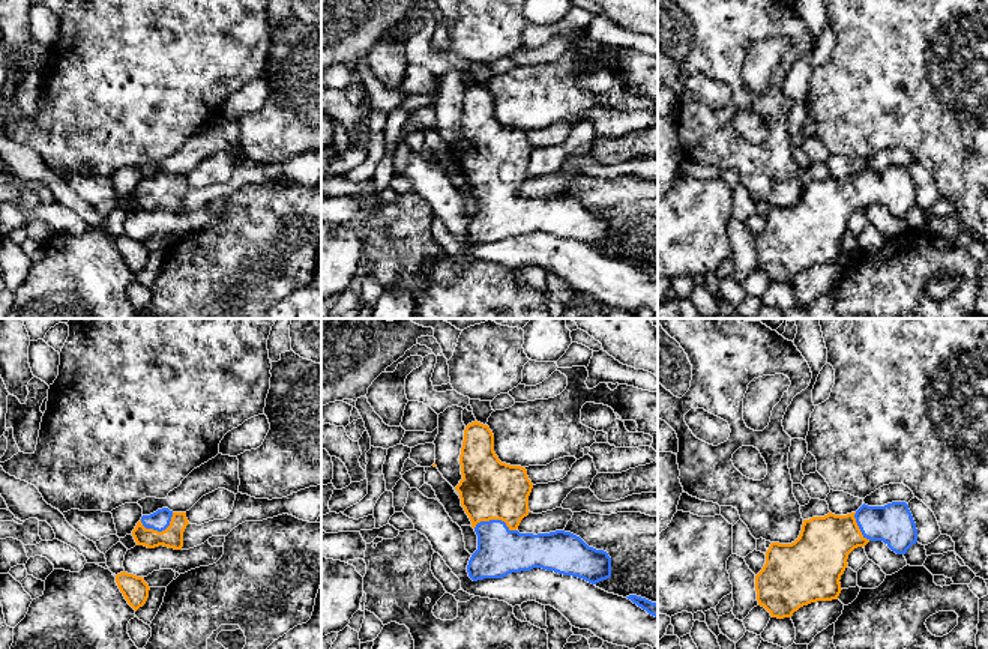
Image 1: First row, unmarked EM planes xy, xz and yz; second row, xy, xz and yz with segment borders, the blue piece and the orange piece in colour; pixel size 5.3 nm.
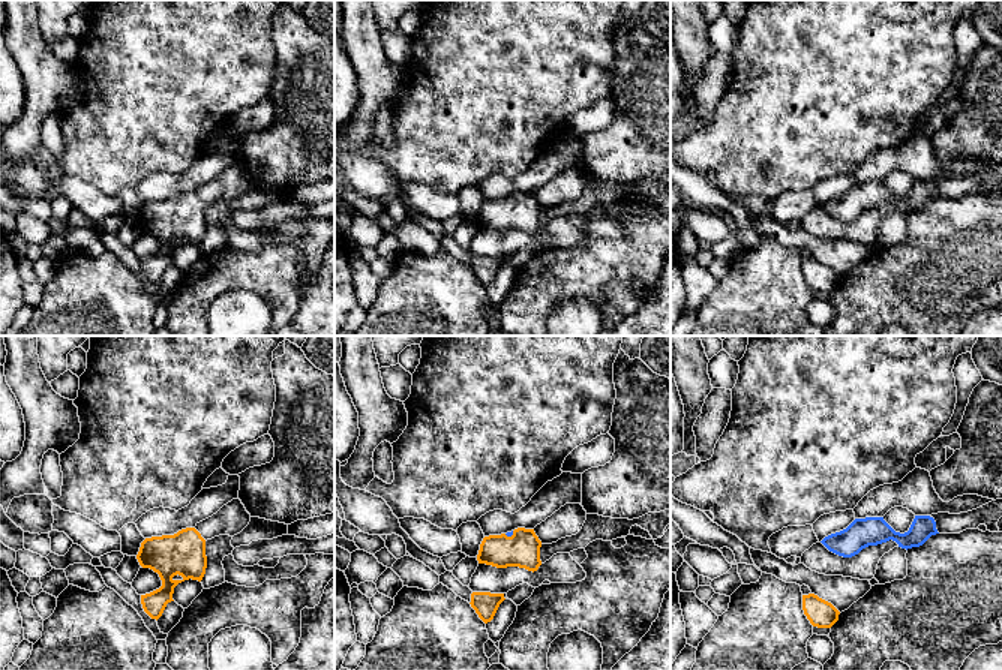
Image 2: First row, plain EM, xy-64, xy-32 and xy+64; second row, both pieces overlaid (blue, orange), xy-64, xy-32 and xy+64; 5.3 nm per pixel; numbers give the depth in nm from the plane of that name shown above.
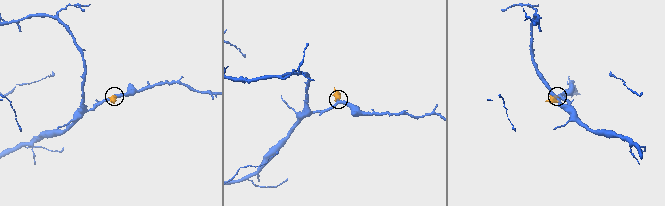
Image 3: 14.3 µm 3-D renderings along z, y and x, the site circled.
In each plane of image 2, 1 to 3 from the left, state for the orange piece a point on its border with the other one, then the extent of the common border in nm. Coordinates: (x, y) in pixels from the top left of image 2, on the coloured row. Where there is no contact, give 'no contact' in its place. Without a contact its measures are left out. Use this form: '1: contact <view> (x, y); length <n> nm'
1: no contact
2: contact xy-32 (509, 535); length 60 nm
3: no contact

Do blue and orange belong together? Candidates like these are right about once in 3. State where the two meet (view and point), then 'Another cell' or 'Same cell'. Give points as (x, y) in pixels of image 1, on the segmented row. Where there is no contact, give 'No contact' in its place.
Touches blue at xz (494, 520). Same cell

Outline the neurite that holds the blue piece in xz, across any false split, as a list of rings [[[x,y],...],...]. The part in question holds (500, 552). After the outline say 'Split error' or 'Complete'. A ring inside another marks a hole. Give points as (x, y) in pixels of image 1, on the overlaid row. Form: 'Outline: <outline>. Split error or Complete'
Outline: [[[474,421],[465,427],[459,464],[462,479],[455,490],[477,535],[477,550],[467,565],[473,581],[503,578],[533,568],[578,577],[592,584],[611,577],[608,553],[589,547],[571,532],[533,535],[517,530],[530,512],[533,484],[526,467],[499,460],[488,425]]]. Split error

